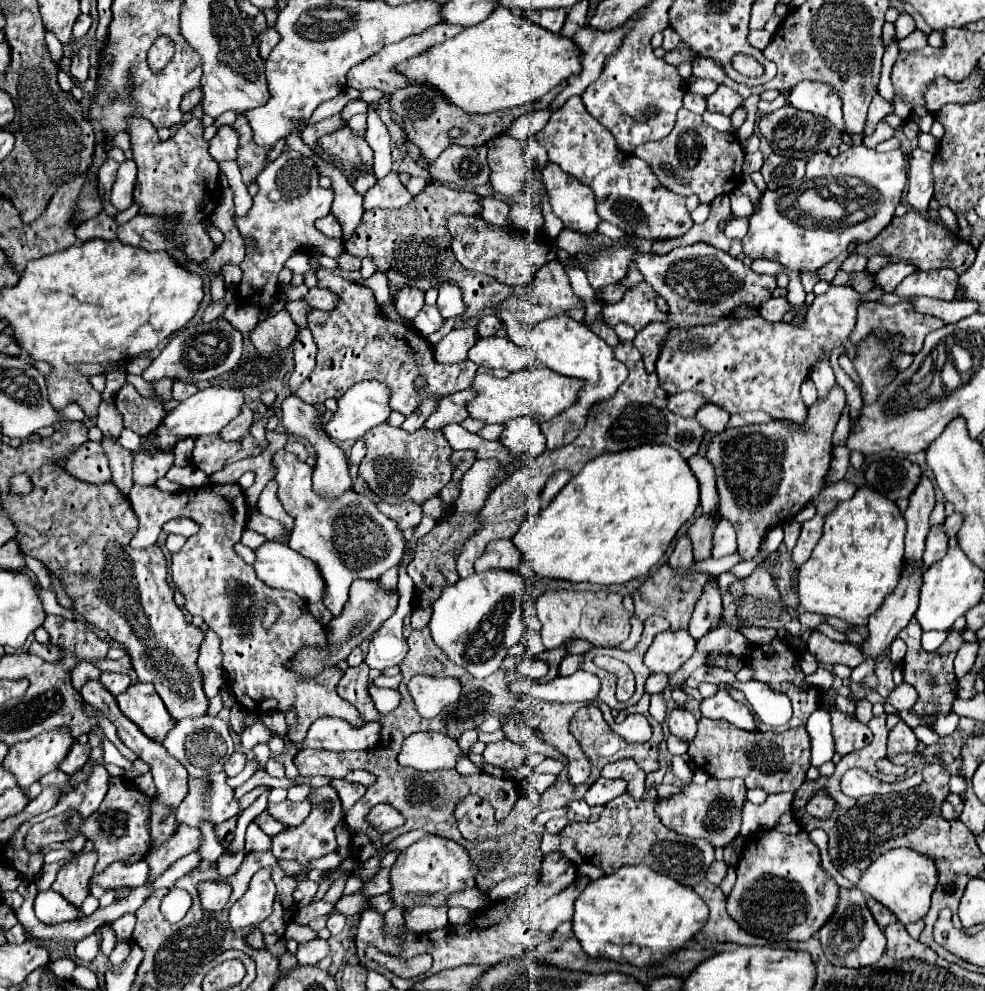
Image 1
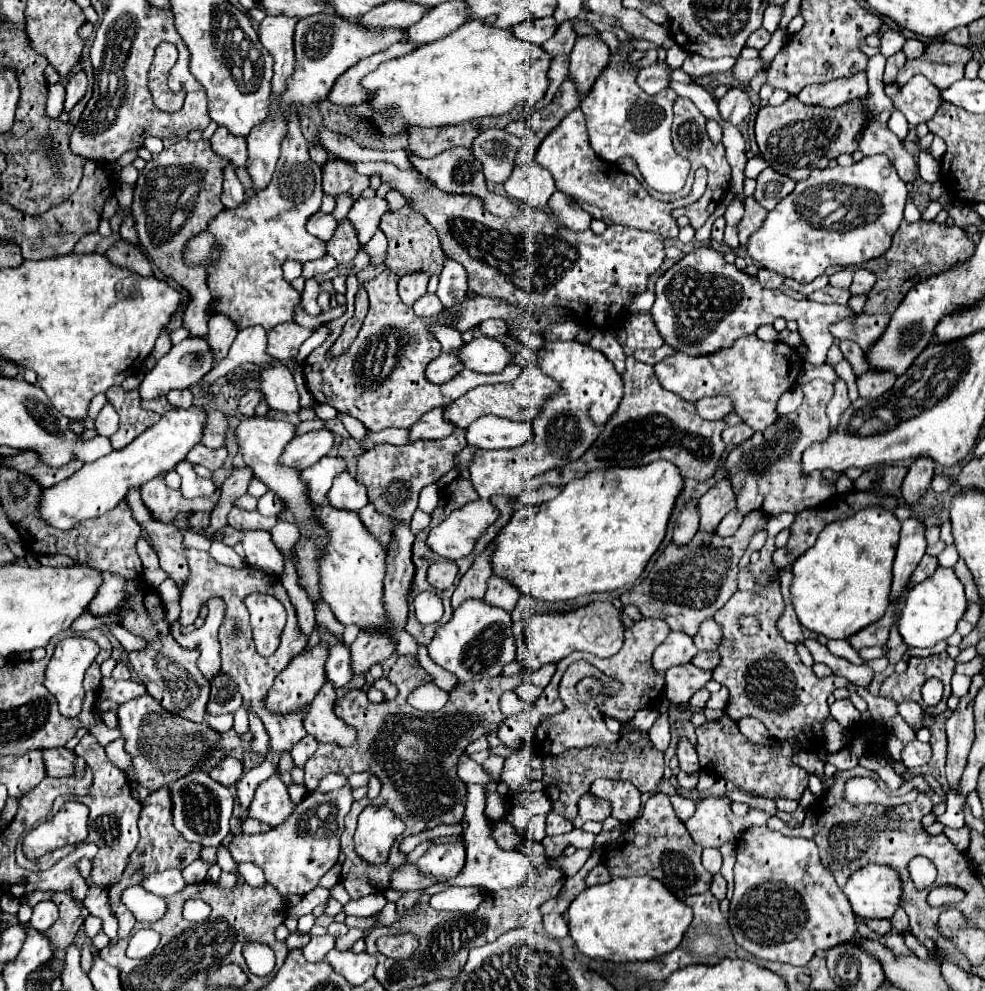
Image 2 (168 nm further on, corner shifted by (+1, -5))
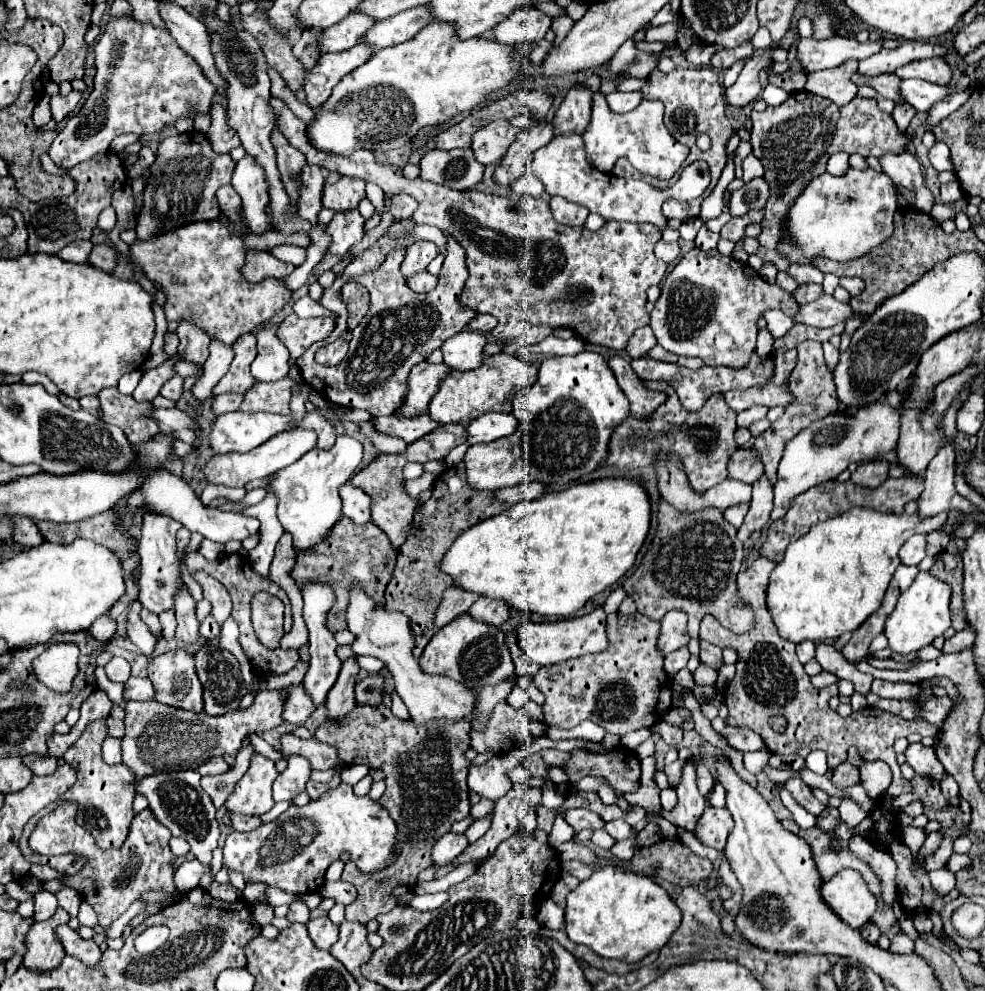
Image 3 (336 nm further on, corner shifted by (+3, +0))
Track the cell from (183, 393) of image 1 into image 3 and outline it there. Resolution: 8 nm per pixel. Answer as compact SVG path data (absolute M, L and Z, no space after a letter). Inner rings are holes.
M173 376L163 388L161 388L161 396L171 398L171 400L179 400L183 394L183 378L181 376Z

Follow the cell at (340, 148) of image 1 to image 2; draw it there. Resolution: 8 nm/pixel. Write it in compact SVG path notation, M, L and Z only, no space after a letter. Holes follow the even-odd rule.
M341 159L327 161L323 167L323 193L337 197L337 195L349 195L351 199L359 199L363 189L369 187L369 177L359 175L351 163L345 163Z

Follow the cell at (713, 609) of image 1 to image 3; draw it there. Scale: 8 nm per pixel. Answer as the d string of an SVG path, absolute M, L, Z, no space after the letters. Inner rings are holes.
M701 640L701 654L699 654L699 660L705 662L705 664L709 664L709 666L713 666L715 670L721 668L721 666L719 666L719 664L721 664L721 648L717 648L717 646L713 646L713 644Z

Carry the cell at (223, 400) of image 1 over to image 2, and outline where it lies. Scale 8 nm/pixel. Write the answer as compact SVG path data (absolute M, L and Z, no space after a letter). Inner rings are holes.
M201 407L169 411L125 449L113 451L103 459L87 463L69 479L43 489L39 497L41 519L47 521L51 527L71 529L83 519L105 515L117 503L125 501L131 489L141 489L141 485L145 485L149 479L169 473L177 463L181 463L189 453L189 449L193 449L199 443L203 425L205 425L205 411Z

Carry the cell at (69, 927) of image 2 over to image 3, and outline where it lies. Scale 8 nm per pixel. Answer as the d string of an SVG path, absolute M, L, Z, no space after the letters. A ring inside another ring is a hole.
M57 908L57 912L49 920L35 922L33 930L29 930L23 966L33 970L51 970L53 966L59 966L59 962L65 956L65 948L61 946L55 928L67 922L69 922L69 914L63 908Z

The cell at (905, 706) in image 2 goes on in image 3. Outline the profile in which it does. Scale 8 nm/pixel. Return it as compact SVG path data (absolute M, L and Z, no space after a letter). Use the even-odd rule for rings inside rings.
M946 773L945 778L940 782L942 795L947 799L959 797L959 787L954 778Z

